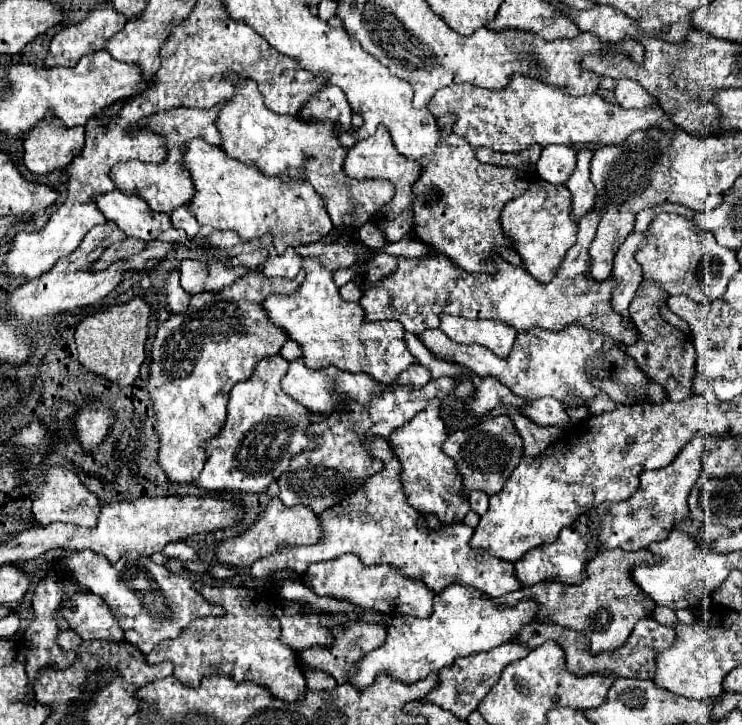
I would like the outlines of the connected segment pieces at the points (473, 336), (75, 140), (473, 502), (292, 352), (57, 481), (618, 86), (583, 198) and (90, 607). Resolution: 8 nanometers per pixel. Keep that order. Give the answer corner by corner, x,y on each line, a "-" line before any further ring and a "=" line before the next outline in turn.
443,313
441,329
445,335
457,343
477,343
491,349
499,357
507,357
517,331
499,321
483,321
483,319
465,319
457,315
=
43,123
43,127
35,127
35,135
25,139
23,163
35,175
47,175
55,169
65,169
71,159
83,151
85,145
85,129
83,127
55,127
55,123
=
473,491
473,493
469,495
469,505
471,505
471,511
475,511
477,515
485,515
485,513
487,513
487,505
489,505
487,493
483,493
483,491
=
287,339
287,341
285,341
285,345
281,347
279,355
283,355
287,361
291,361
291,359
299,359
299,357
301,357
301,347
299,347
295,341
=
51,465
51,469
45,471
43,481
37,485
37,489
31,493
33,499
33,517
39,525
49,525
53,521
63,521
63,523
75,523
75,525
87,525
93,527
99,517
99,499
87,491
79,477
65,469
63,465
=
617,79
613,93
621,107
647,107
647,103
655,103
653,97
633,79
=
583,149
577,151
577,167
573,171
573,175
569,177
569,181
565,183
567,189
571,191
573,199
571,199
571,219
579,223
581,217
585,217
591,207
595,205
595,187
589,179
589,161
591,161
591,151
=
77,593
65,603
65,619
79,633
81,639
101,639
101,641
123,641
123,631
115,623
103,599
91,593

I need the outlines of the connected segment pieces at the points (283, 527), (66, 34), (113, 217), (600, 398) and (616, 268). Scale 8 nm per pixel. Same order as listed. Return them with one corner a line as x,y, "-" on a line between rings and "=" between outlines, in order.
277,495
269,497
267,503
263,503
263,511
257,517
257,521
243,531
241,535
233,537
233,539
225,539
217,543
215,555
217,561
235,569
243,569
243,567
251,567
257,559
269,555
271,551
275,551
275,547
281,545
311,545
317,543
321,531
319,531
319,521
317,515
311,511
311,507
305,505
295,505
295,507
285,507
281,503
281,499
=
107,1
103,3
95,3
87,17
79,23
73,23
71,27
63,27
53,39
51,39
51,47
49,47
49,55
45,59
45,65
47,67
55,67
55,65
63,65
63,67
75,67
77,59
83,57
83,55
89,55
89,53
95,53
95,51
101,51
105,47
105,41
107,37
115,35
117,31
121,31
127,23
127,17
123,17
121,13
115,11
115,7
=
111,191
111,193
101,193
101,195
95,195
93,201
97,203
99,211
105,215
105,219
117,223
117,227
127,235
127,237
137,237
137,239
143,239
143,241
153,241
153,239
159,239
159,241
169,241
169,243
179,243
179,245
187,245
187,247
195,247
193,241
187,239
185,231
179,231
175,227
171,227
171,221
169,221
169,215
159,215
155,211
151,211
147,207
147,203
143,203
143,199
139,199
137,195
123,195
121,191
=
601,393
601,395
597,395
597,397
587,405
587,411
589,411
589,415
599,415
599,413
617,409
619,405
621,405
621,403
615,403
613,399
609,399
609,395
=
631,233
623,241
623,245
619,247
619,251
615,253
615,265
613,265
611,277
617,281
617,287
611,293
611,305
627,321
631,321
631,315
629,315
631,299
635,297
635,291
637,291
637,287
643,281
641,267
635,261
633,255
645,243
645,239
647,239
645,233

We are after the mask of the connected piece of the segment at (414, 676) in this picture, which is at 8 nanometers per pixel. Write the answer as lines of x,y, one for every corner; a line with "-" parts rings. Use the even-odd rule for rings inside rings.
451,585
435,595
433,615
429,615
429,619
395,615
387,631
387,641
379,649
367,653
361,661
357,661
351,667
347,681
355,685
359,691
369,687
379,673
391,675
401,683
415,683
431,673
437,673
443,667
451,667
457,657
489,651
493,647
499,647
501,643
511,641
511,635
515,635
519,627
523,627
533,619
535,619
533,601
521,601
515,607
499,609
481,591

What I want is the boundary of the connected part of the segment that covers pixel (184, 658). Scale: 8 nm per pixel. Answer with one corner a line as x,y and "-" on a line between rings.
197,581
195,589
209,603
221,605
225,609
225,615
197,618
183,629
183,635
157,645
147,655
147,663
155,665
161,661
171,661
175,665
173,675
189,687
197,687
203,677
227,675
237,683
257,683
269,689
271,695
277,699
299,699
299,695
303,695
305,691
305,675
297,667
297,659
291,647
279,641
281,625
273,611
267,609
265,595
255,589
233,587
229,583
209,585

